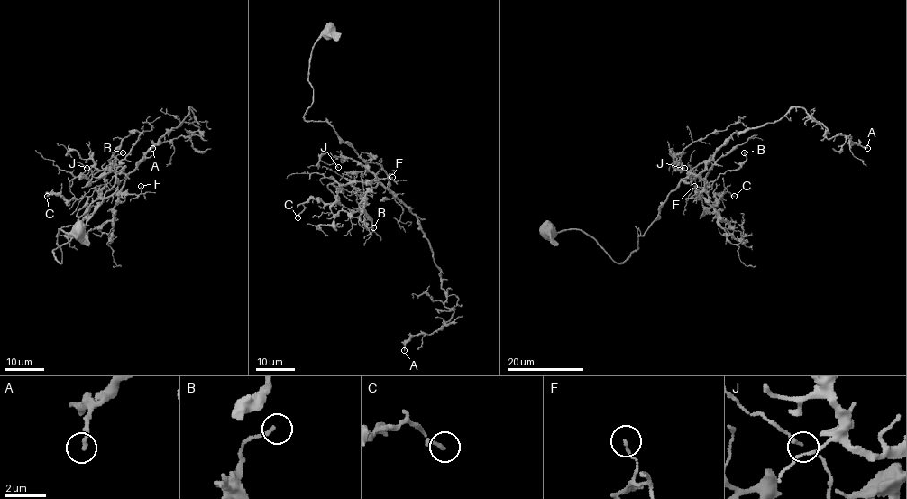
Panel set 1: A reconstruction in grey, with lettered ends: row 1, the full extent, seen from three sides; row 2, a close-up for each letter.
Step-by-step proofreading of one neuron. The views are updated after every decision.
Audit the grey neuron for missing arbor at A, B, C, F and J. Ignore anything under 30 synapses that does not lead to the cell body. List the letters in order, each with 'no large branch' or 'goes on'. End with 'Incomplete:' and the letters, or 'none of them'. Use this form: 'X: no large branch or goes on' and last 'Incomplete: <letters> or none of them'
A: no large branch
B: no large branch
C: no large branch
F: no large branch
J: no large branch
Incomplete: none of them

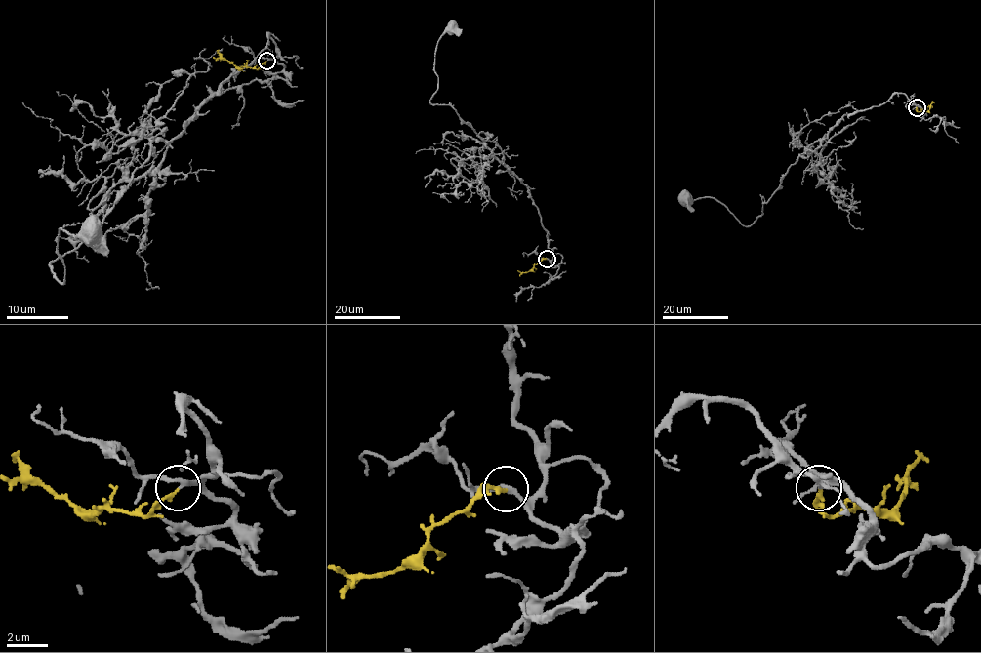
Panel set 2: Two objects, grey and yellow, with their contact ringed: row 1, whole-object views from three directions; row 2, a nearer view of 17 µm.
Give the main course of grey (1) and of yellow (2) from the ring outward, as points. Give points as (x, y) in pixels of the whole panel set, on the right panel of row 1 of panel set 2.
1: (916, 107), (895, 93), (846, 114), (789, 167), (749, 225), (715, 199), (685, 198)
2: (916, 107), (918, 111), (928, 110), (933, 102)

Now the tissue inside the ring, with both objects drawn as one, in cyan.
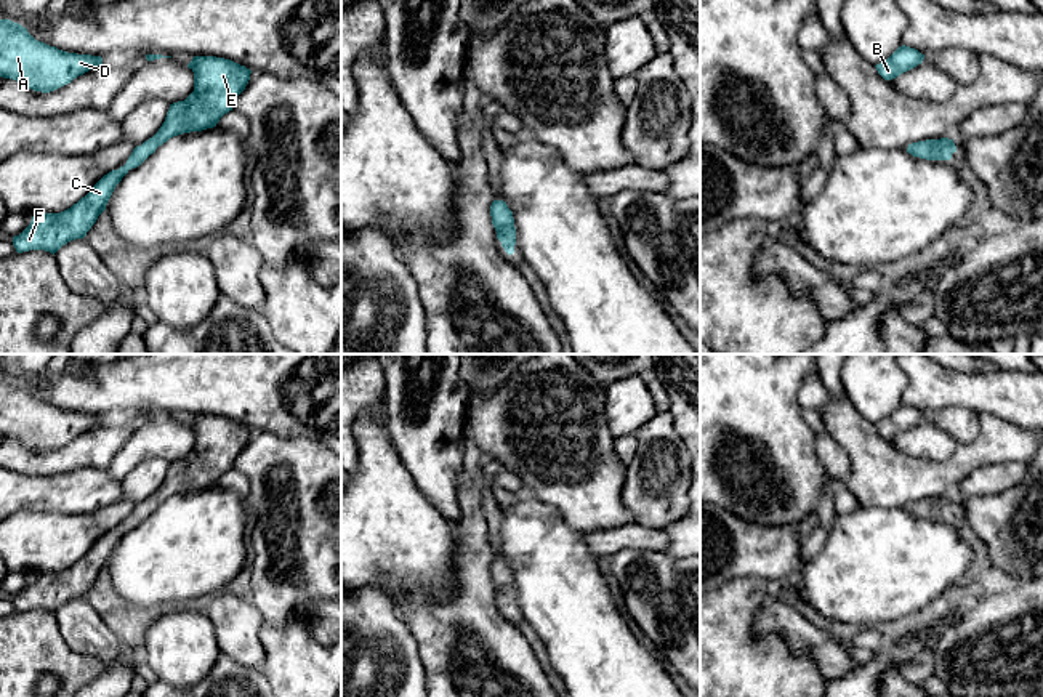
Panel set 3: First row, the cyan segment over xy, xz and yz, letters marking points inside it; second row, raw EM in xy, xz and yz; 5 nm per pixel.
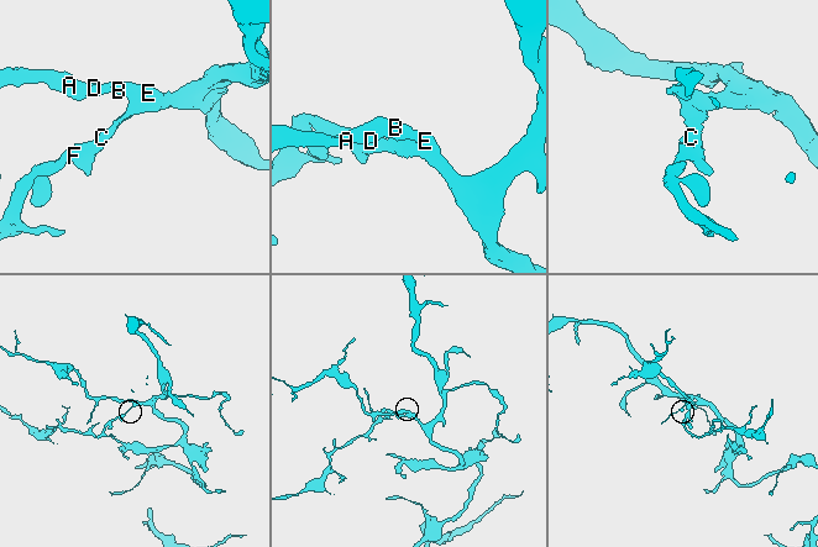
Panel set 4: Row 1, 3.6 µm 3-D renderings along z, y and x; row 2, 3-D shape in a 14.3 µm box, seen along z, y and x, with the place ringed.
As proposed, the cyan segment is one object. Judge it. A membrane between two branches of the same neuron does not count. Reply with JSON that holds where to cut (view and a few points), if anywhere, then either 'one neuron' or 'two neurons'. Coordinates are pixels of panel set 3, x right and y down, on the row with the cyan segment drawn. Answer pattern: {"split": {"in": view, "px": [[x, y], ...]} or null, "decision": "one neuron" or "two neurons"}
{"split": null, "decision": "one neuron"}

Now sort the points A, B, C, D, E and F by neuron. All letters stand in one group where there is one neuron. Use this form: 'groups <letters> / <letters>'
groups A B C D E F

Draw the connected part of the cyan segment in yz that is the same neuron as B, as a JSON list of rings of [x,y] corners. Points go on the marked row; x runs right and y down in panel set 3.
[[[902,45],[888,59],[875,67],[884,80],[892,80],[921,64],[923,59],[924,54],[921,54],[918,50]]]

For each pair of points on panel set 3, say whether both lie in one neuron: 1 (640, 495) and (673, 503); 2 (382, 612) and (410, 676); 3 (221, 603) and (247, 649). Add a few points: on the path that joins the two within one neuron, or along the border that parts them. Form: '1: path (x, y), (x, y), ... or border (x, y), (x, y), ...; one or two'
1: path (648, 495), (665, 499); one
2: path (382, 628), (406, 656), (406, 660); one
3: path (229, 614), (237, 622), (239, 638); one

